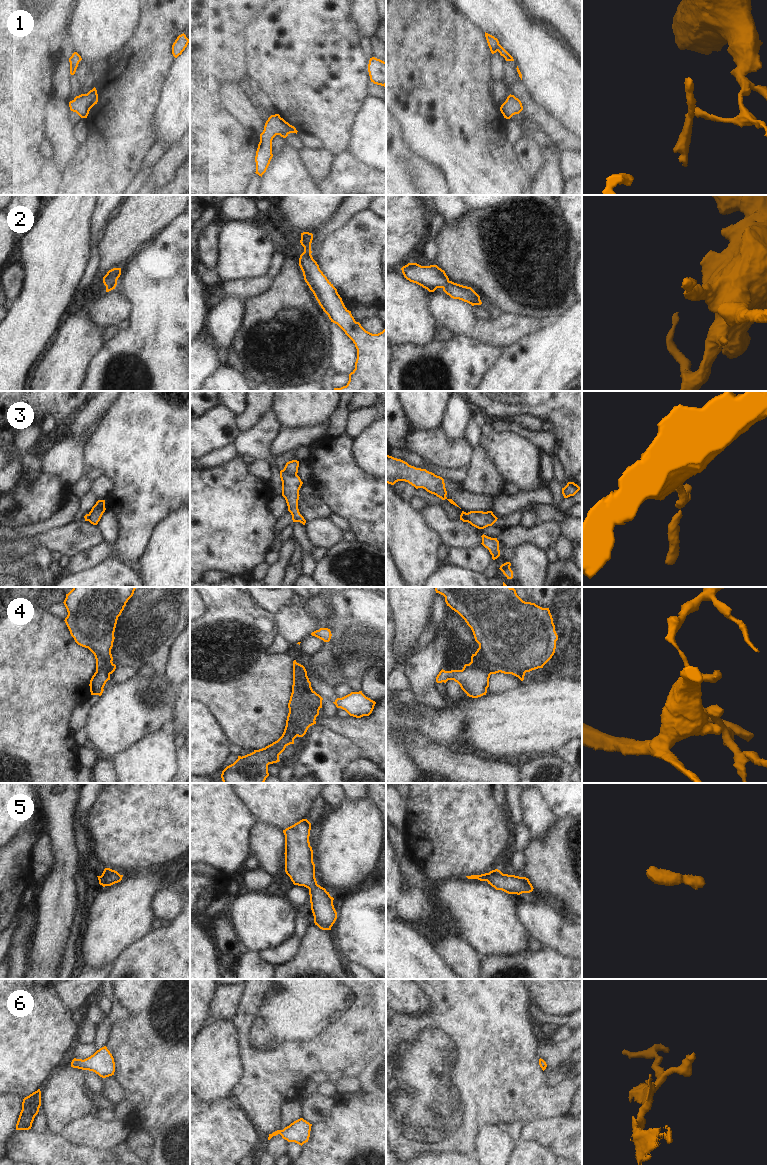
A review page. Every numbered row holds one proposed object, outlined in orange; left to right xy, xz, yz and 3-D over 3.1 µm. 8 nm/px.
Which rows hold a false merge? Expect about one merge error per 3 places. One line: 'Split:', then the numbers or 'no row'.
Split: 3, 4

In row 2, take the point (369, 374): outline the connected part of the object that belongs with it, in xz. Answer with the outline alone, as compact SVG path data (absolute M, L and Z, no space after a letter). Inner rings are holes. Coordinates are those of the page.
M301 233L304 252L300 255L299 266L304 280L331 322L345 332L357 349L355 369L349 374L347 385L333 391L386 391L386 327L382 332L372 334L355 321L337 289L313 259L312 240L312 233Z

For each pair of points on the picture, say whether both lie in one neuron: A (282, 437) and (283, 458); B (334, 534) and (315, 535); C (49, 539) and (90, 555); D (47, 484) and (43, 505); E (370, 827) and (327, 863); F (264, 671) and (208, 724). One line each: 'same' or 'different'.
A: different
B: same
C: different
D: same
E: same
F: different

